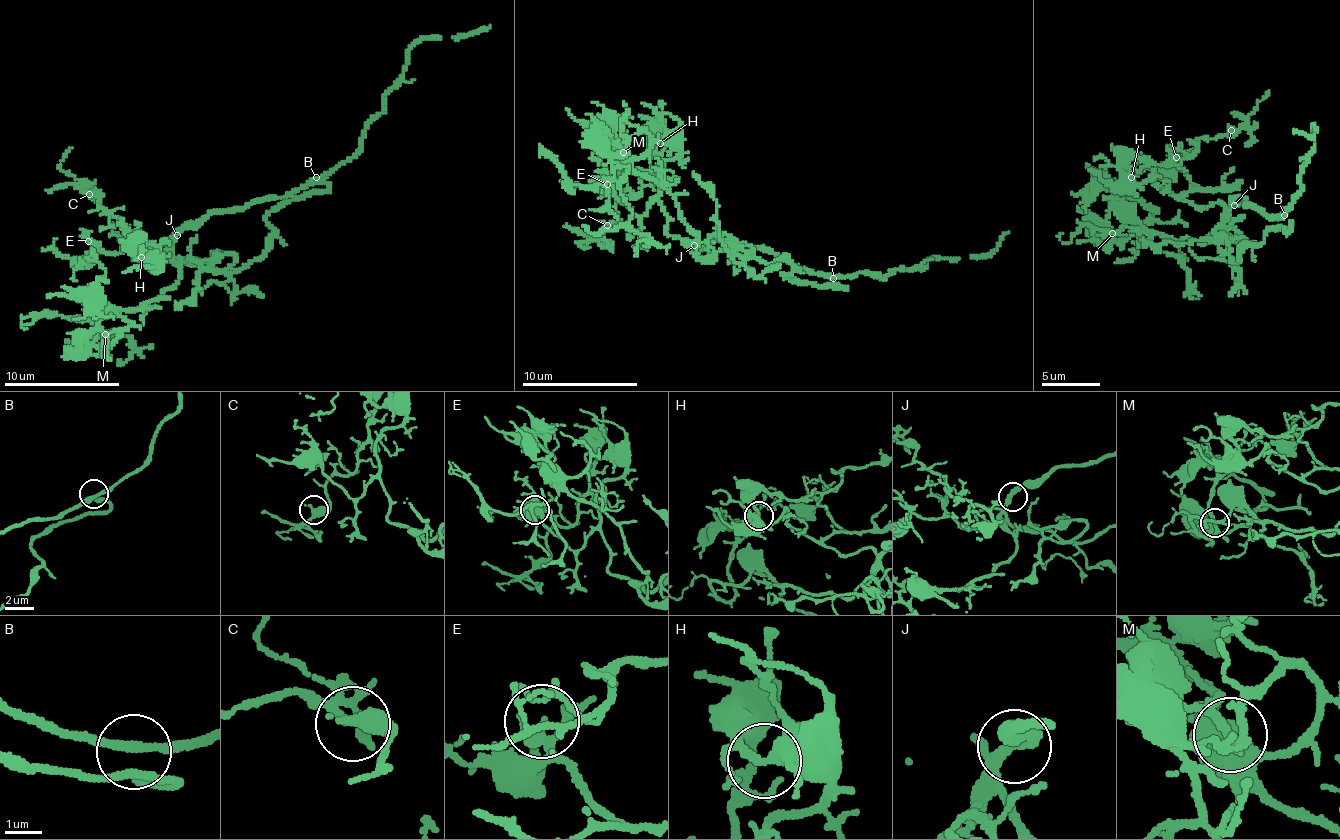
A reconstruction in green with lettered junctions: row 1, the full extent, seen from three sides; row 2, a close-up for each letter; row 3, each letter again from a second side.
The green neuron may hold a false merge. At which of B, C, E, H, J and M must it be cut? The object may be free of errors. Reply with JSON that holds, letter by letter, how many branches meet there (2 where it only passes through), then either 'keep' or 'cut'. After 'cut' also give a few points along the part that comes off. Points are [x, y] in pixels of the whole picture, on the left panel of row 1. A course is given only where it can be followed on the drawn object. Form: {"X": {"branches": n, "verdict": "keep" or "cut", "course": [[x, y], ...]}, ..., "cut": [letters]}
{"B": {"branches": 3, "verdict": "keep"}, "C": {"branches": 2, "verdict": "keep"}, "E": {"branches": 3, "verdict": "keep"}, "H": {"branches": 2, "verdict": "keep"}, "J": {"branches": 2, "verdict": "keep"}, "M": {"branches": 3, "verdict": "keep"}, "cut": []}

